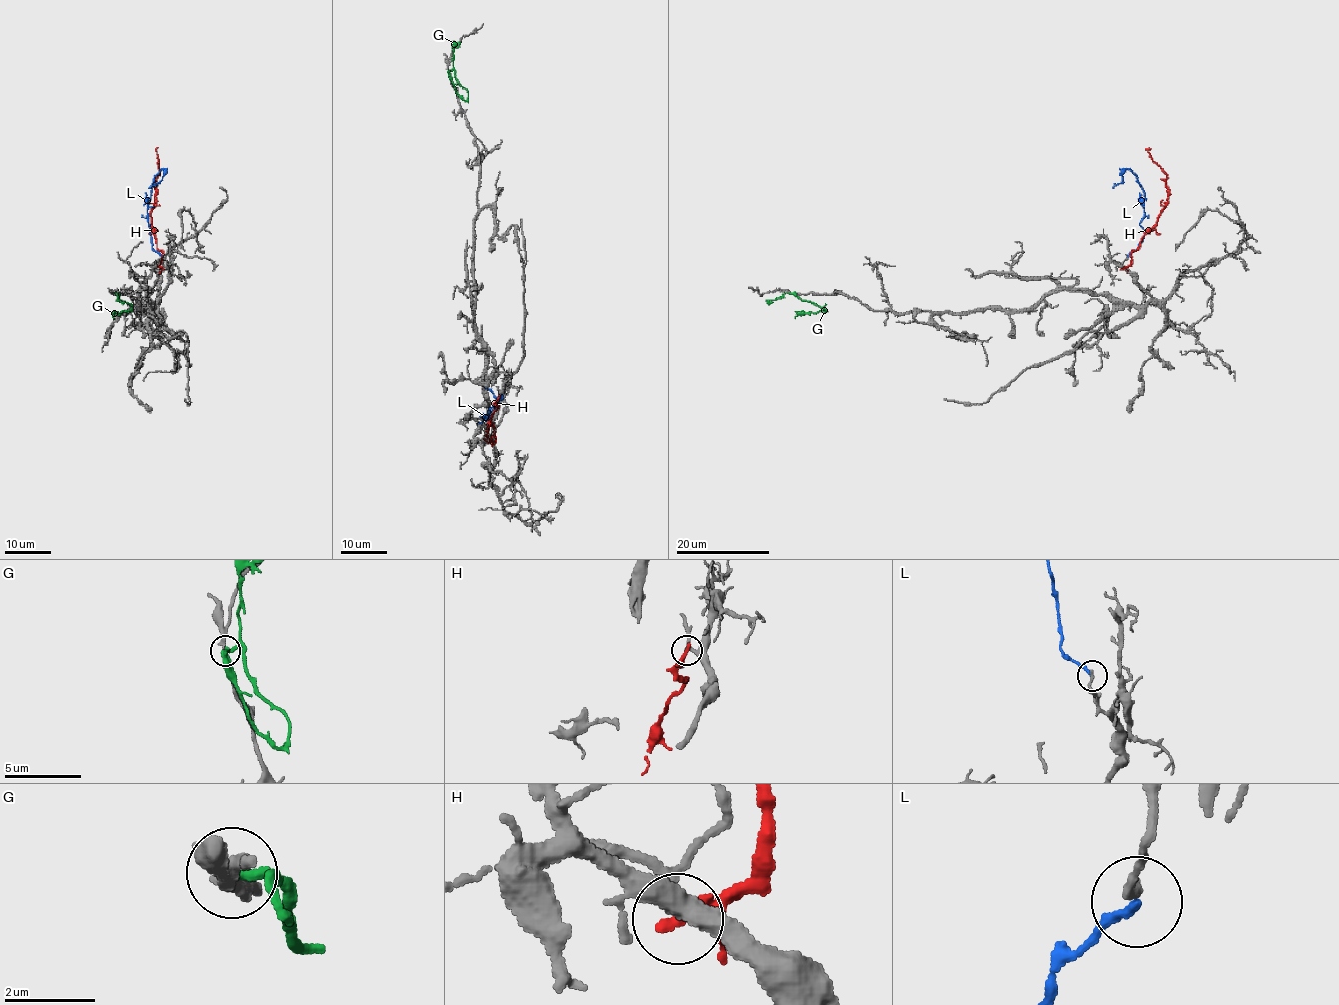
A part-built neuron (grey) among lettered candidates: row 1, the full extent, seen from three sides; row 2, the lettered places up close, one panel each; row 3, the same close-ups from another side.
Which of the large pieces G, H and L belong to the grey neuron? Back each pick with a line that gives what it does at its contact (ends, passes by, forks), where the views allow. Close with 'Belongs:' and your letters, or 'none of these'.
Belongs: none of these

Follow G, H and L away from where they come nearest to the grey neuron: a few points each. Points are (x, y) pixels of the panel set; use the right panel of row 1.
G: (796, 293), (825, 309), (802, 312), (795, 318)
H: (1122, 268), (1129, 265), (1132, 252), (1157, 223), (1167, 201), (1166, 174), (1152, 160), (1149, 147)
L: (1128, 255), (1144, 237), (1139, 224), (1144, 216), (1144, 190), (1129, 169), (1124, 170), (1122, 181), (1112, 188)

